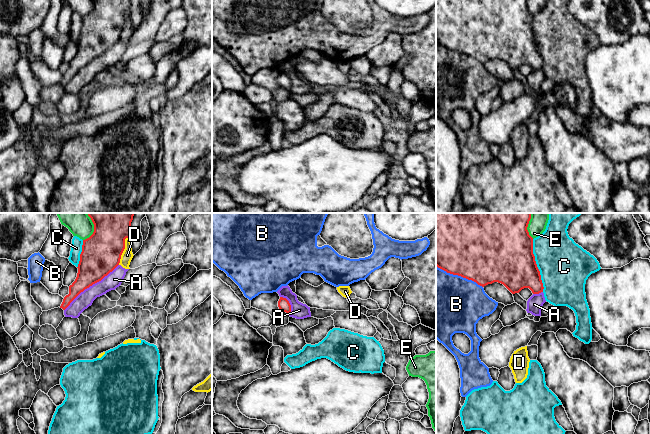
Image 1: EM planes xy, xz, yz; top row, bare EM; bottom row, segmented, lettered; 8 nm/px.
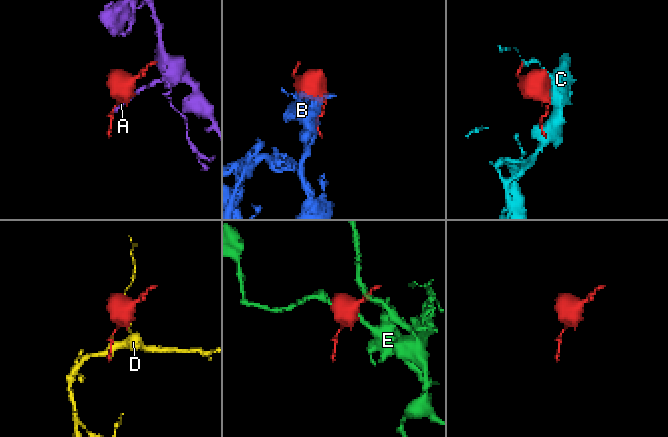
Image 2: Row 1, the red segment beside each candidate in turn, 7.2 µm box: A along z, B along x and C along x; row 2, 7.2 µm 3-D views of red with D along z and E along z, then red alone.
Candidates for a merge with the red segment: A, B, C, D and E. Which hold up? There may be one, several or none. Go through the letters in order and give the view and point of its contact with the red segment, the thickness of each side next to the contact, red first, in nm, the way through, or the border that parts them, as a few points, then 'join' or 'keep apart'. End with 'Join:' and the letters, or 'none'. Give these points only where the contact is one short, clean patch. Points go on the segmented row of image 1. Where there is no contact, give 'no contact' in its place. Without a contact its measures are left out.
A: xy (90, 285) | 300/130 nm | keep apart
B: yz (459, 275) | 500/480 nm | keep apart
C: yz (536, 265) | 420/400 nm | keep apart
D: xy (123, 250) | 320/90 nm | keep apart
E: xy (94, 228) | 340/240 nm | keep apart
Join: none

